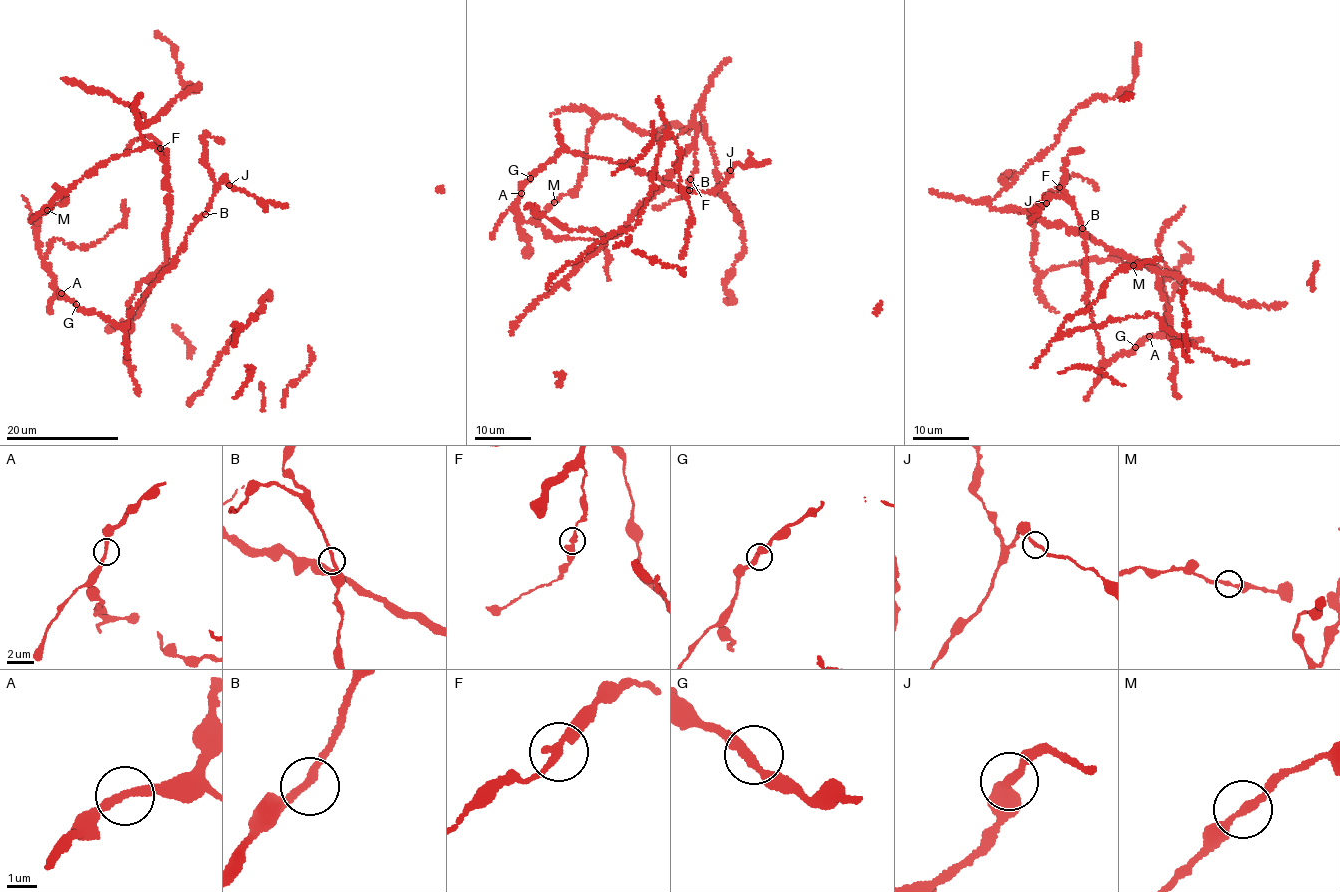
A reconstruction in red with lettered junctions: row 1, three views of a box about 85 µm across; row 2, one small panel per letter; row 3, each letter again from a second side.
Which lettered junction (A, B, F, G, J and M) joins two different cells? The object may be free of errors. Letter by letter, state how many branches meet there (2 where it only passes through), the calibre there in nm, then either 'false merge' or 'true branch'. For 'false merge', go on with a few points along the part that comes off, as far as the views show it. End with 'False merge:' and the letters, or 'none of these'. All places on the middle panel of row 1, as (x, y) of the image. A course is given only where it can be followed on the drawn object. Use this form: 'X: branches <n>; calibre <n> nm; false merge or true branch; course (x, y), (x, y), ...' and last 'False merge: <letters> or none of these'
A: branches 2; calibre 240 nm; true branch
B: branches 2; calibre 240 nm; true branch
F: branches 2; calibre 240 nm; true branch
G: branches 2; calibre 240 nm; true branch
J: branches 2; calibre 240 nm; true branch
M: branches 2; calibre 240 nm; true branch
False merge: none of these

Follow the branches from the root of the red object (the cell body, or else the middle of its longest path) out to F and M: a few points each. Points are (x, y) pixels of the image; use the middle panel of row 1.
F: (666, 138), (678, 136), (691, 124), (696, 129), (696, 163), (690, 178)
M: (666, 138), (641, 134), (614, 116), (594, 118), (586, 140), (582, 179), (554, 202)

